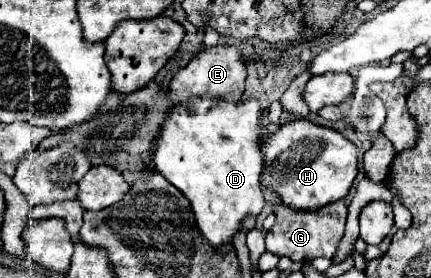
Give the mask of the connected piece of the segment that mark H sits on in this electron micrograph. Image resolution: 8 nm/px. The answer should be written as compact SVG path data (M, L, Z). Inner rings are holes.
M307 119L289 121L275 133L261 135L259 145L265 161L261 183L295 211L319 211L327 203L343 199L357 175L357 147L339 131Z

